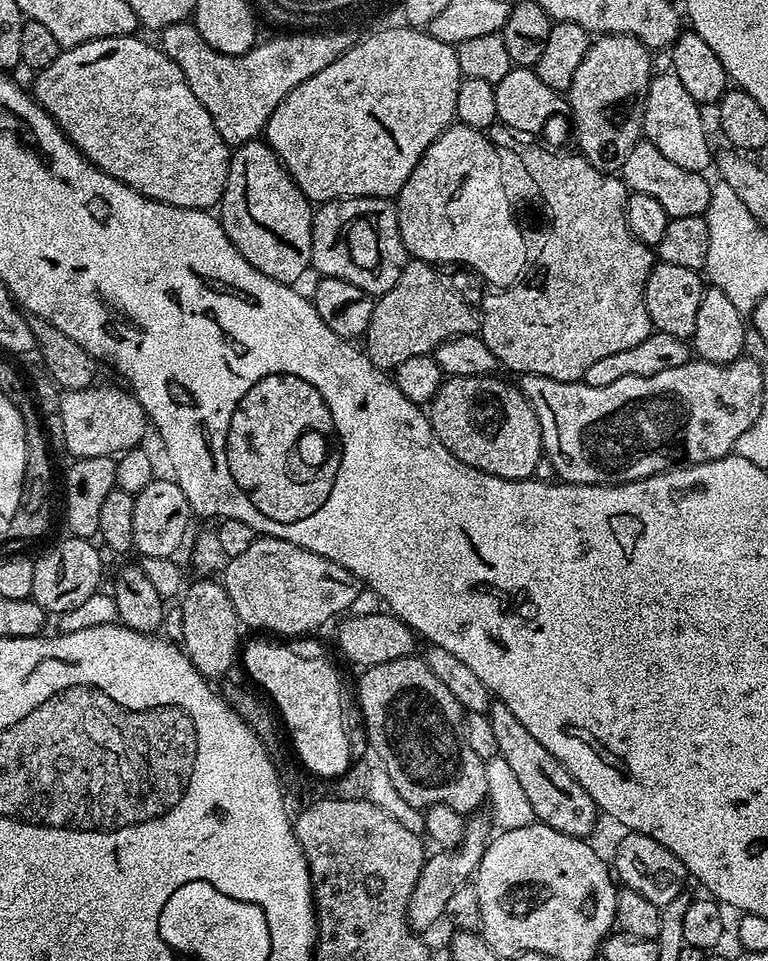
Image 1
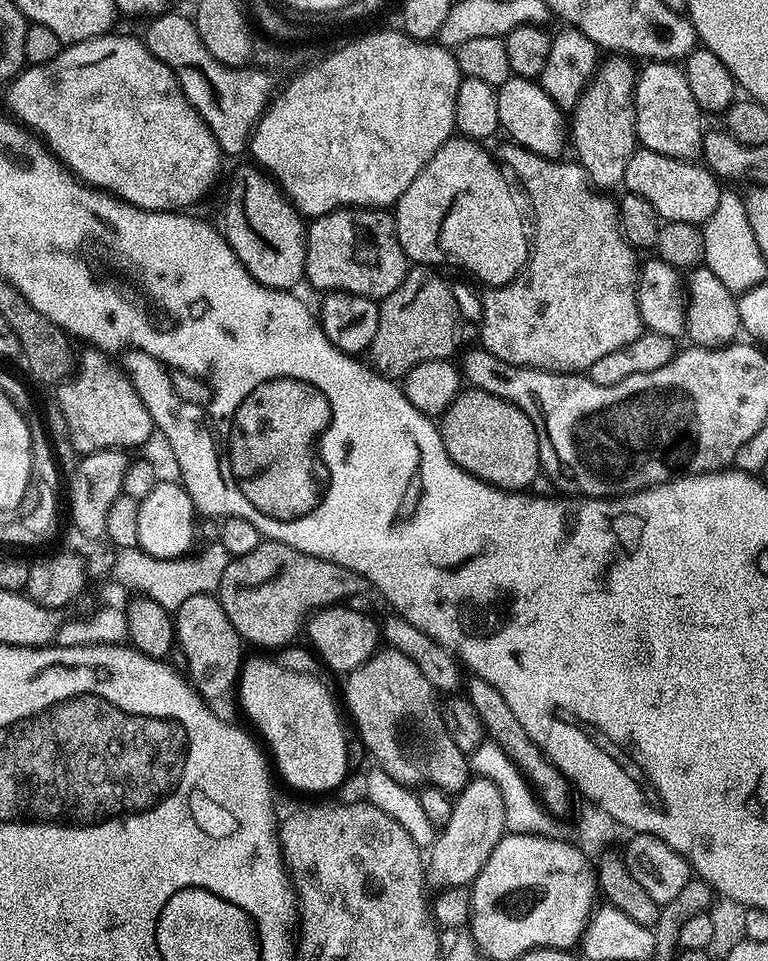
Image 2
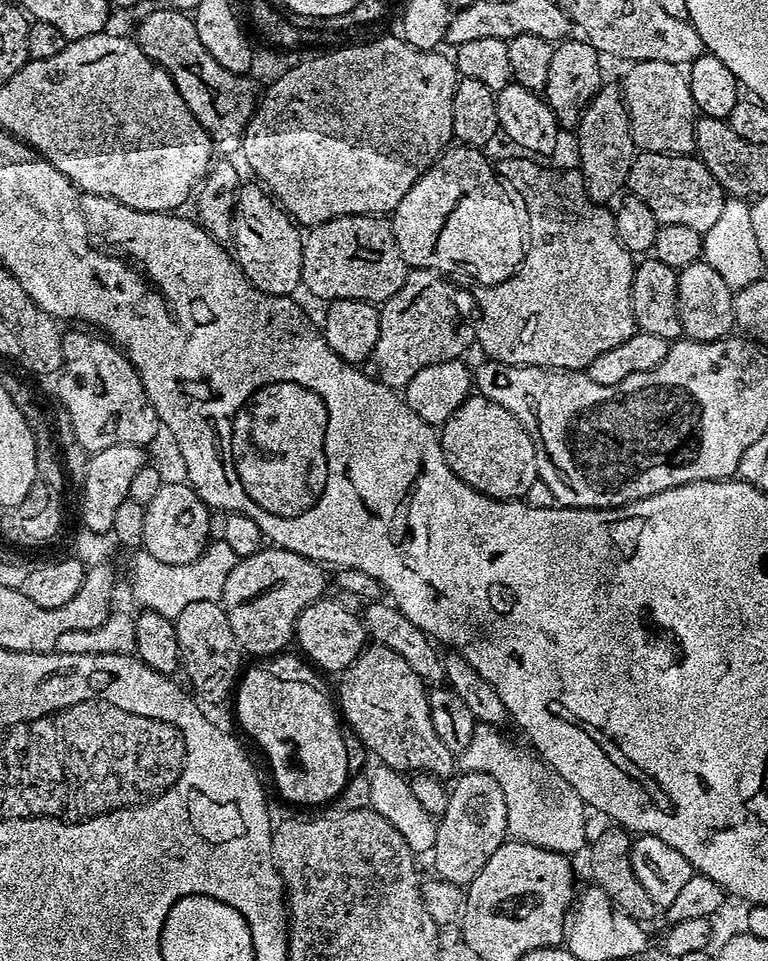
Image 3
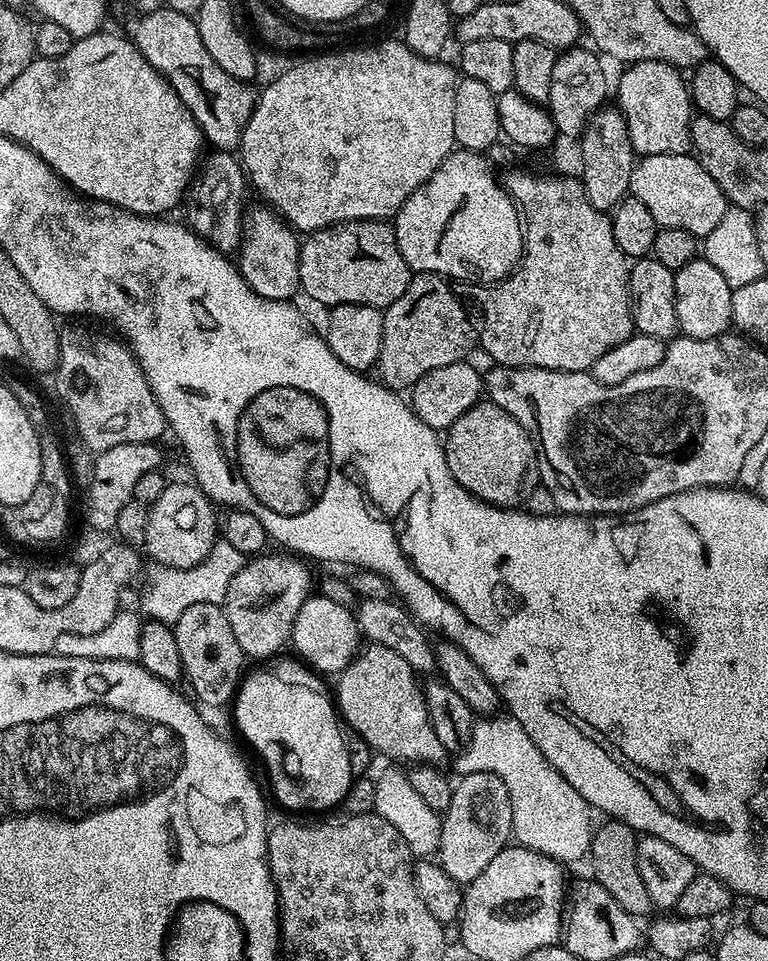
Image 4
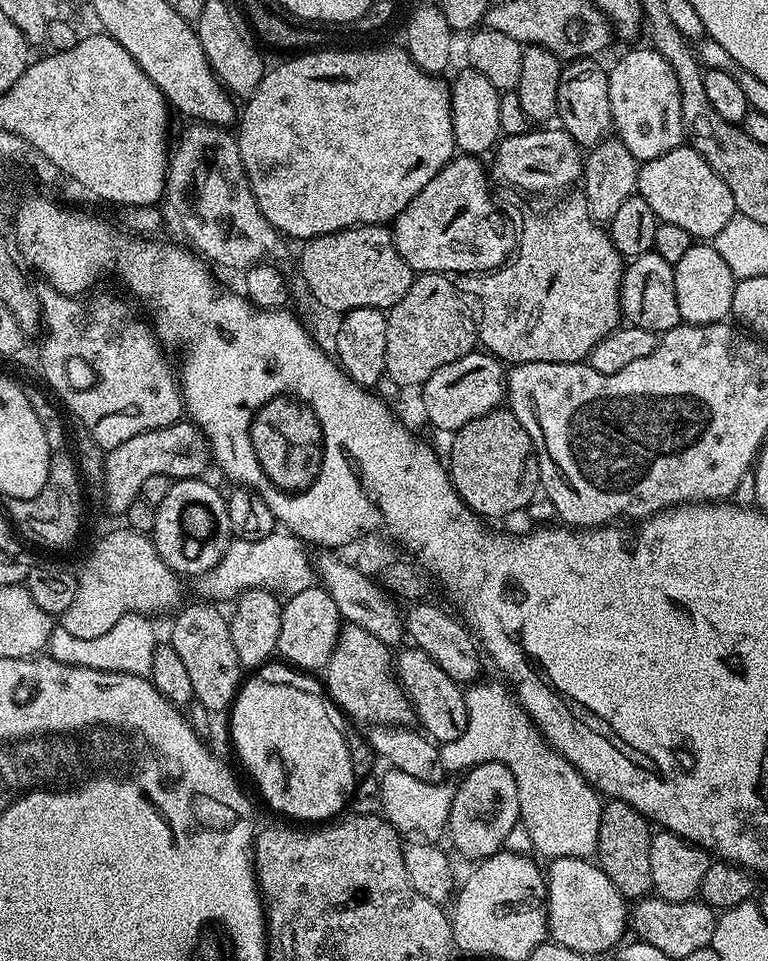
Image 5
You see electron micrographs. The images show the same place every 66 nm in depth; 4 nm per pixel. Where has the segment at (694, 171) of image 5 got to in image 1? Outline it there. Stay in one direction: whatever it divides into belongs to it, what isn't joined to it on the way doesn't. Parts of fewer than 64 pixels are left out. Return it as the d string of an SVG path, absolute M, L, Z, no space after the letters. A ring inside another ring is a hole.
M641 138L634 146L634 150L630 150L619 175L631 191L650 194L650 198L655 198L670 218L704 216L707 213L712 193L712 184L707 180L709 177L702 172L682 170L682 166L670 162L670 158L666 158L666 154L662 154L662 150L658 150L658 146L651 144L647 138Z

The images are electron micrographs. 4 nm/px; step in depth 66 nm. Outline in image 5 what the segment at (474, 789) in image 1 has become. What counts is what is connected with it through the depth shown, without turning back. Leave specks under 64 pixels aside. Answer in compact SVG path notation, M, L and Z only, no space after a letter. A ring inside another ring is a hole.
M345 623L341 627L338 642L324 663L322 684L335 707L337 704L356 720L365 720L365 725L408 726L413 723L412 703L394 671L394 656L389 645L374 638L370 630L362 630L362 626Z

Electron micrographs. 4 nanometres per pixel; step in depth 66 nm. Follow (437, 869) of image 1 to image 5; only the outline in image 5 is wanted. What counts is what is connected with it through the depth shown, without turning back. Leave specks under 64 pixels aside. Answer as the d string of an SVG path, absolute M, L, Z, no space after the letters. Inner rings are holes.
M488 761L469 769L462 777L462 782L455 787L452 795L450 818L447 833L452 836L455 848L462 854L469 854L473 860L481 860L492 856L503 849L506 838L512 828L519 823L519 808L517 806L517 783L514 776L504 763Z

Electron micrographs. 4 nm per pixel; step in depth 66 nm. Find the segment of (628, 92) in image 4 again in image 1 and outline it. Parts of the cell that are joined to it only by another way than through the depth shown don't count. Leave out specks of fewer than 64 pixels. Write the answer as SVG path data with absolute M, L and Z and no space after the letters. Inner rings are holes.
M657 71L648 83L648 93L644 99L643 135L651 144L658 146L670 162L682 166L682 170L707 173L714 164L714 148L708 145L708 132L704 129L704 116L700 112L703 112L701 104L690 98L675 72Z

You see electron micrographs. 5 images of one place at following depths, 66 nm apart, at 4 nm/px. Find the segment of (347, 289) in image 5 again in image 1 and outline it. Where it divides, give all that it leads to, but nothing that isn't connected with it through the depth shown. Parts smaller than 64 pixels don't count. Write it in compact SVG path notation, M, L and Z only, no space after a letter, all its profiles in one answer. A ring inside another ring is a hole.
M347 196L345 200L327 200L312 217L312 262L320 276L333 276L358 286L373 298L379 298L402 278L410 253L402 242L400 214L387 196Z

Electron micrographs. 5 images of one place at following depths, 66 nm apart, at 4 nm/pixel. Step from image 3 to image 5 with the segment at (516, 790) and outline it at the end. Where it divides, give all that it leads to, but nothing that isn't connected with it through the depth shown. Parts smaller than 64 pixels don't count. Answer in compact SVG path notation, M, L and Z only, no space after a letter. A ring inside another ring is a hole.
M473 682L464 688L464 701L468 711L466 731L458 738L454 738L454 742L439 745L445 773L458 772L457 774L460 774L488 761L504 763L514 776L514 782L517 783L519 823L523 824L529 832L533 849L548 856L547 858L558 856L591 857L598 846L599 822L602 811L601 793L597 792L585 780L584 775L540 735L540 729L533 724L531 716L525 712L519 700L503 683L501 683L502 685L484 683Z

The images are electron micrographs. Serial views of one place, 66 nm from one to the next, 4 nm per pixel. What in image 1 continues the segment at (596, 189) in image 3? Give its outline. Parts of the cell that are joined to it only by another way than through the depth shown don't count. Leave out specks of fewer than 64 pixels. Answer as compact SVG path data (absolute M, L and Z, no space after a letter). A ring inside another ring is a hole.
M617 32L600 34L589 43L586 58L582 58L578 70L574 70L574 82L570 82L566 93L566 108L572 111L572 128L576 131L576 144L579 155L585 156L594 166L603 172L619 173L626 162L630 150L642 138L644 126L644 99L648 93L648 83L652 81L653 53L636 36L627 36Z

